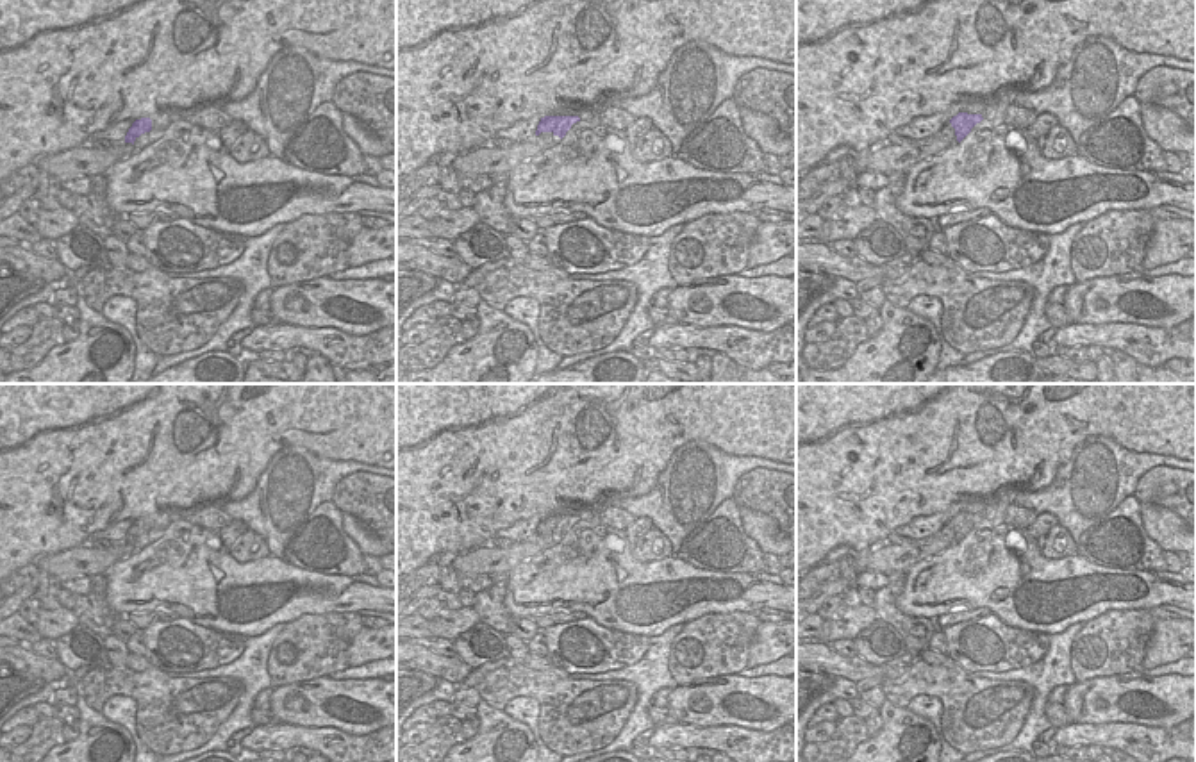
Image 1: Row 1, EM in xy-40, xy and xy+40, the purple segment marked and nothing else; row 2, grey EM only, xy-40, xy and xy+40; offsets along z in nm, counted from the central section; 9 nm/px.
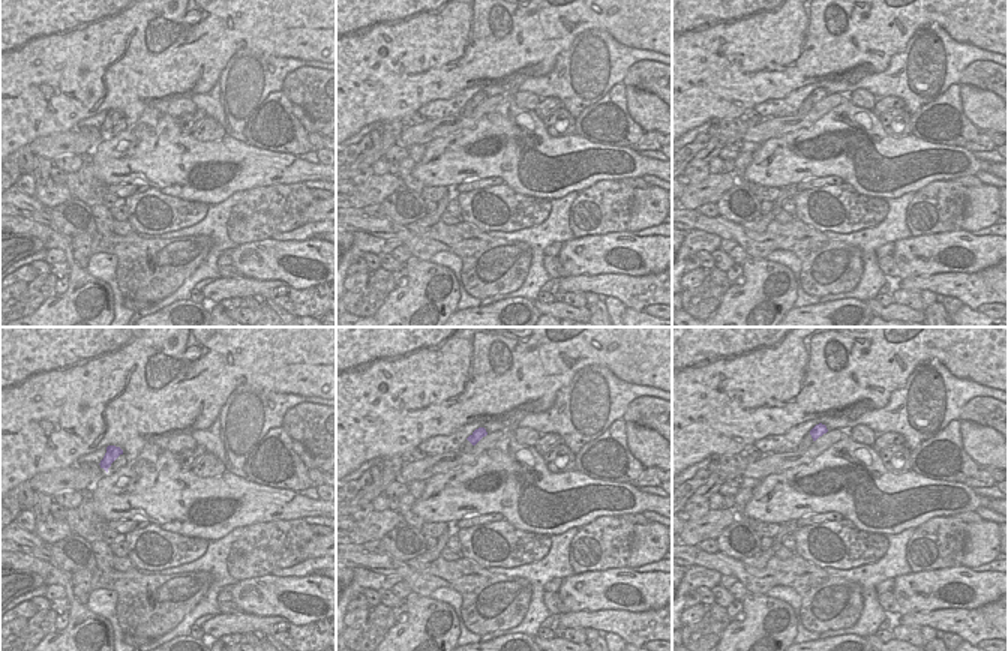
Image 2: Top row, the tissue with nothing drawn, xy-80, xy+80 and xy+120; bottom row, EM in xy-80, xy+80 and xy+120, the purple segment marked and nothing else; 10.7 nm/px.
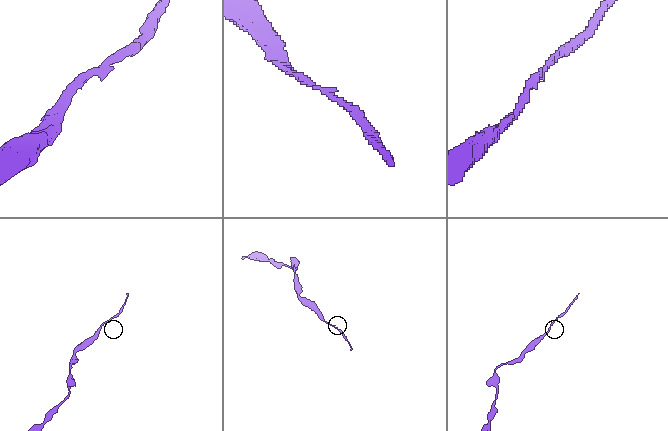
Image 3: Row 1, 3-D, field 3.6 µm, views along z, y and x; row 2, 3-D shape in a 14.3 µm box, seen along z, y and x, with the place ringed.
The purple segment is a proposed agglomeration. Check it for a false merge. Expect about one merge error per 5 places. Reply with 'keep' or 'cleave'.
keep

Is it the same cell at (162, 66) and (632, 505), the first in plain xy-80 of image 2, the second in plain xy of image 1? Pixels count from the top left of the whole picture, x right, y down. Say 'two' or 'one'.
two

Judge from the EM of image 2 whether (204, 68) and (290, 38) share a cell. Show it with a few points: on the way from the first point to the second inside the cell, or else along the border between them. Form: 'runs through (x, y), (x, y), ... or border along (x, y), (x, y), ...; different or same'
runs through (225, 47), (234, 38), (269, 38); same

